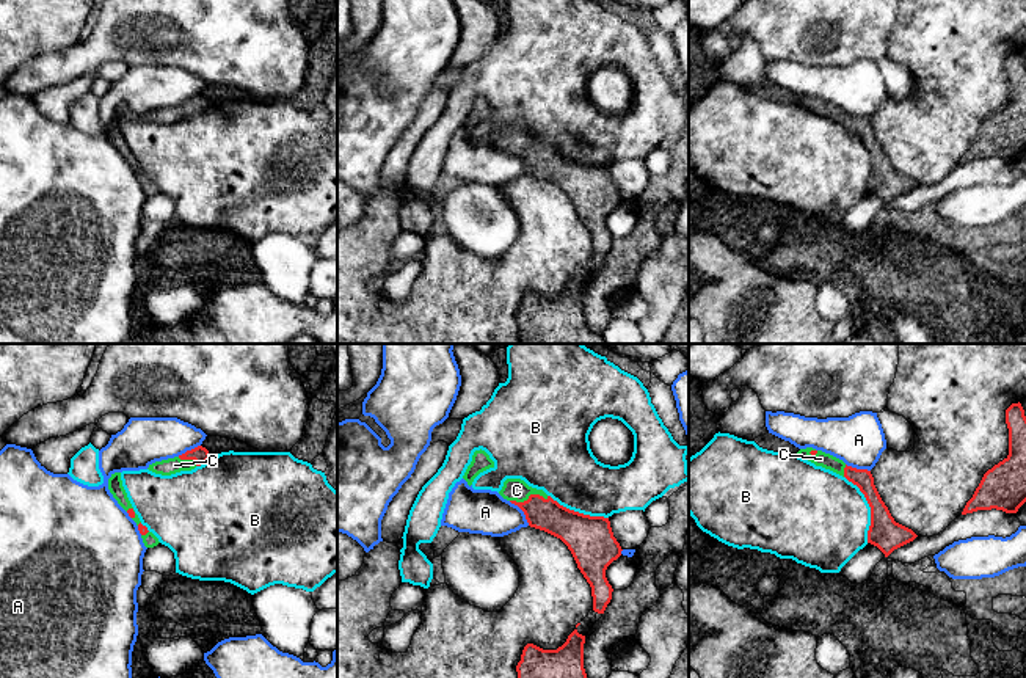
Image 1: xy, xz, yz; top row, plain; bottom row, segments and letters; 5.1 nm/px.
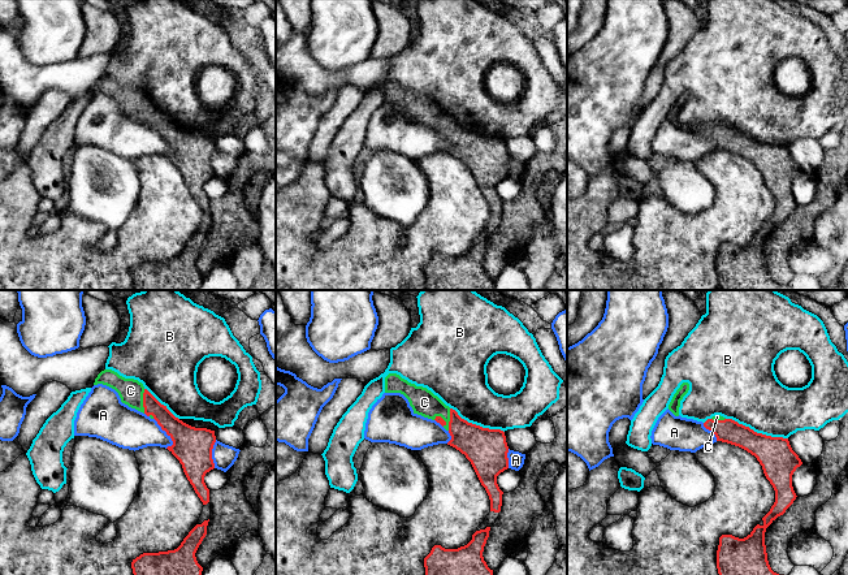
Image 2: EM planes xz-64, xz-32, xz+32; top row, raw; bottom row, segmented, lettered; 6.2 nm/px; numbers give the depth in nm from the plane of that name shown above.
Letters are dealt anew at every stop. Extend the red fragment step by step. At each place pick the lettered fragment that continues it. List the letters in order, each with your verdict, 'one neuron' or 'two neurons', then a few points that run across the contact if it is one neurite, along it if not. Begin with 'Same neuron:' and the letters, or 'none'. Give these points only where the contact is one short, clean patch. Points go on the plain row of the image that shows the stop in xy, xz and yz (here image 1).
Same neuron: C
A: two neurons
B: two neurons
C: one neuron

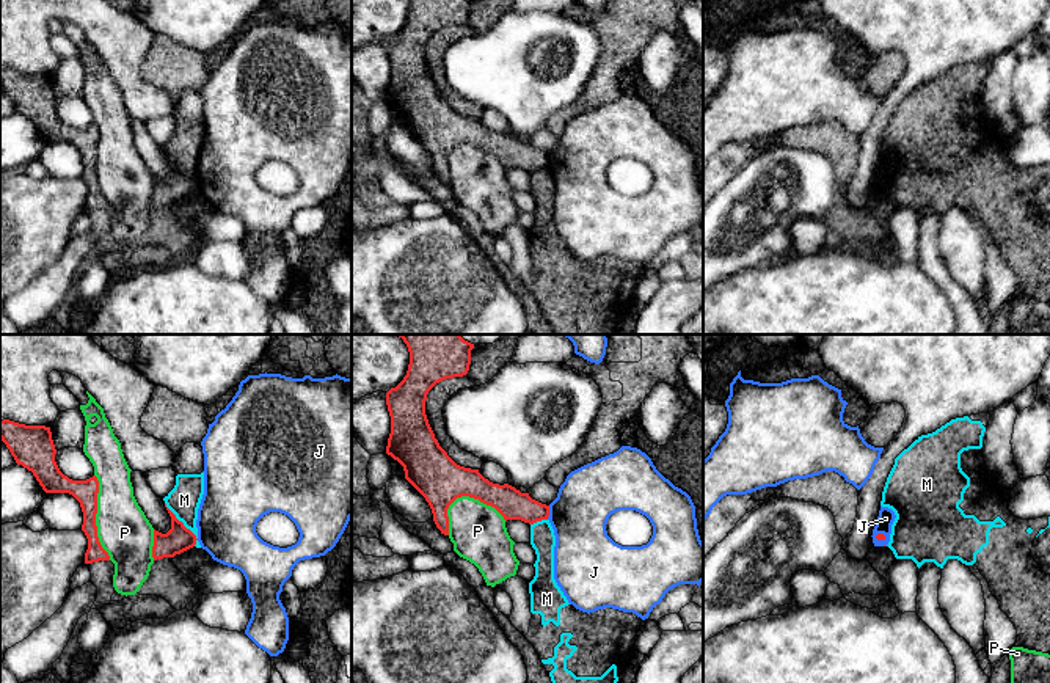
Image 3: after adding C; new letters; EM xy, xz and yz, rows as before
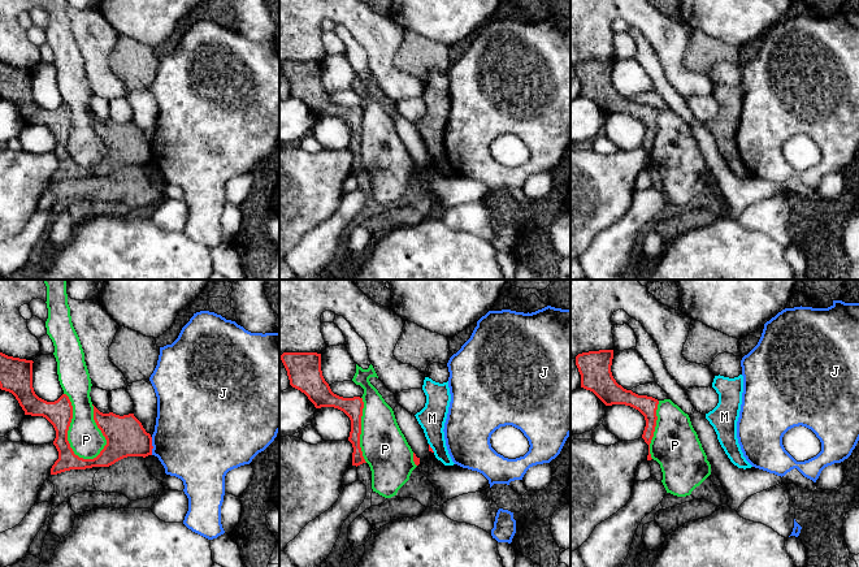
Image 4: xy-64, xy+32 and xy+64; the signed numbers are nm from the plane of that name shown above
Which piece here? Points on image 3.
Same neuron: none
J: two neurons
M: two neurons | xy (165, 151), (195, 184), (195, 193)
P: two neurons

